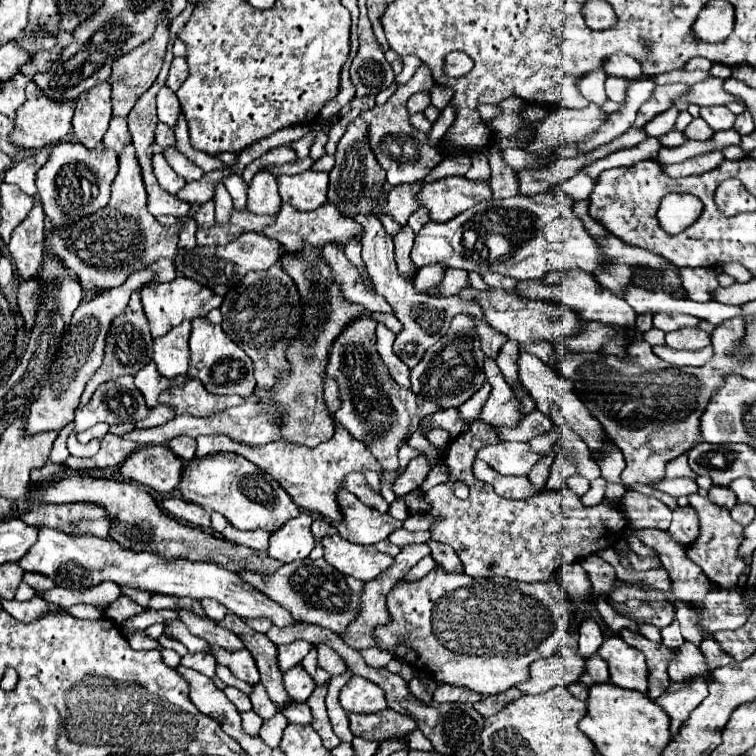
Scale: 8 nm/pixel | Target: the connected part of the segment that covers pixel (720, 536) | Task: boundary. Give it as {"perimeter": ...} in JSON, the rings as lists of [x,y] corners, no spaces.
{"perimeter":[[[691,494],[689,504],[697,510],[701,532],[699,532],[699,538],[695,540],[694,545],[686,547],[687,557],[701,567],[707,578],[711,580],[713,588],[735,590],[737,580],[745,572],[747,562],[749,562],[749,558],[739,556],[739,546],[743,542],[743,526],[739,526],[729,516],[729,512],[725,508],[719,508],[719,506],[711,504],[707,498],[703,498],[699,494]]]}

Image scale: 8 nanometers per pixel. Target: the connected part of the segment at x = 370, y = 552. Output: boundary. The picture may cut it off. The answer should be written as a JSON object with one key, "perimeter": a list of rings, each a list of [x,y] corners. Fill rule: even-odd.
{"perimeter":[[[339,534],[335,536],[325,536],[323,540],[325,546],[325,560],[337,568],[339,572],[353,576],[357,580],[369,582],[381,576],[395,560],[389,554],[377,552],[377,548],[371,546],[361,546],[343,540]]]}

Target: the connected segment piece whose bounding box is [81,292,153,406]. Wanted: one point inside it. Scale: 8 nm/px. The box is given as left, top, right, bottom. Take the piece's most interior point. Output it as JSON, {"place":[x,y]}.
{"place":[128,348]}

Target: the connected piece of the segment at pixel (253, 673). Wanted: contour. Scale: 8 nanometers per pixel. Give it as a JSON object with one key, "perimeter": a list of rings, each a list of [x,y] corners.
{"perimeter":[[[209,644],[211,654],[215,656],[215,660],[223,666],[227,666],[239,680],[245,680],[249,684],[257,684],[259,682],[259,670],[257,664],[251,656],[251,652],[247,652],[245,648],[239,652],[227,652],[215,644]]]}

